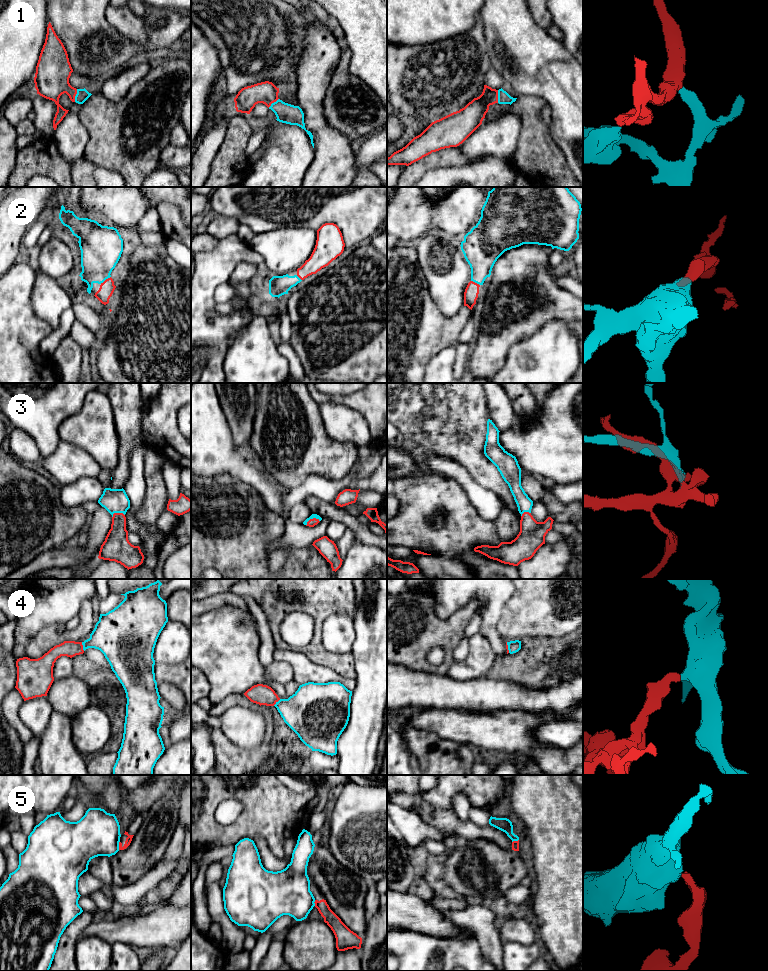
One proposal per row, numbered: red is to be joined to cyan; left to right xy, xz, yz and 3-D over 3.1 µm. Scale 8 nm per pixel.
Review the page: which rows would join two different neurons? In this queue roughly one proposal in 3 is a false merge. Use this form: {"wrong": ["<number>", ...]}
{"wrong": ["5"]}

